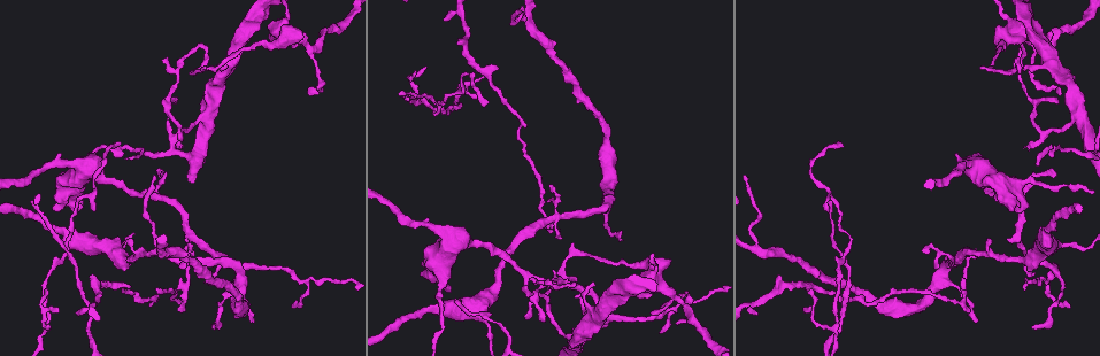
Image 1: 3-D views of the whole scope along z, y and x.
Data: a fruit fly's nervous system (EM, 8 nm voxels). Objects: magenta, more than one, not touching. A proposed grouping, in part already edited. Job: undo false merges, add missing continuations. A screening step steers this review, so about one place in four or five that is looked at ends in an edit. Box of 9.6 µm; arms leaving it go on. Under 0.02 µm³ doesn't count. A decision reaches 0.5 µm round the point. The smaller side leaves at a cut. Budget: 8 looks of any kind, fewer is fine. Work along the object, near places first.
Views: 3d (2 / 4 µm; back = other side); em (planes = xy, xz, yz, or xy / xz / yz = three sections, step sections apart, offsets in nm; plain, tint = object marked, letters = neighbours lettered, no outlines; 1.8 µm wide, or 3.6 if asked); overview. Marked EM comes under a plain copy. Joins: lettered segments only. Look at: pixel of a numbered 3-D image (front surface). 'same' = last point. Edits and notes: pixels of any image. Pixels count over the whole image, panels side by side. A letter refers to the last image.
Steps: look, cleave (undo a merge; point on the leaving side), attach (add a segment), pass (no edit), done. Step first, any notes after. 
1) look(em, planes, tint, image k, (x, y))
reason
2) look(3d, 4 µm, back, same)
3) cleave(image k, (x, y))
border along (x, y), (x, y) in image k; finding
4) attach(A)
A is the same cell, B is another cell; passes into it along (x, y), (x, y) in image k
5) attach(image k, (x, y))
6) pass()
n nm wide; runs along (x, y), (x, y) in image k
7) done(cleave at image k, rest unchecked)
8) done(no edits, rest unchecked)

look(em, yz, step 8, letters, image 1, (659, 333))
thin end

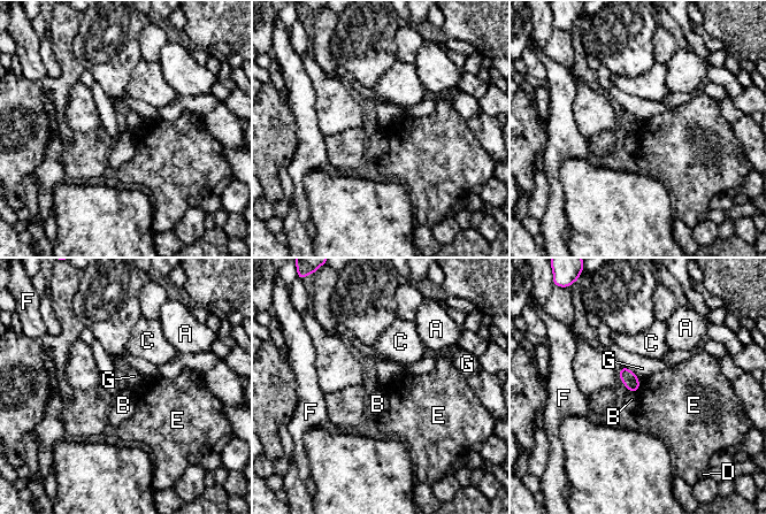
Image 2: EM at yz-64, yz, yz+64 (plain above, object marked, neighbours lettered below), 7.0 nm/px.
pass()
A, B, C, D, E, F and G are other cells; border along (625, 366), (638, 381) in image 2; none of them fits

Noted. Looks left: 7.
look(em, xy, step 8, tint, image 1, (68, 255))
arms part here

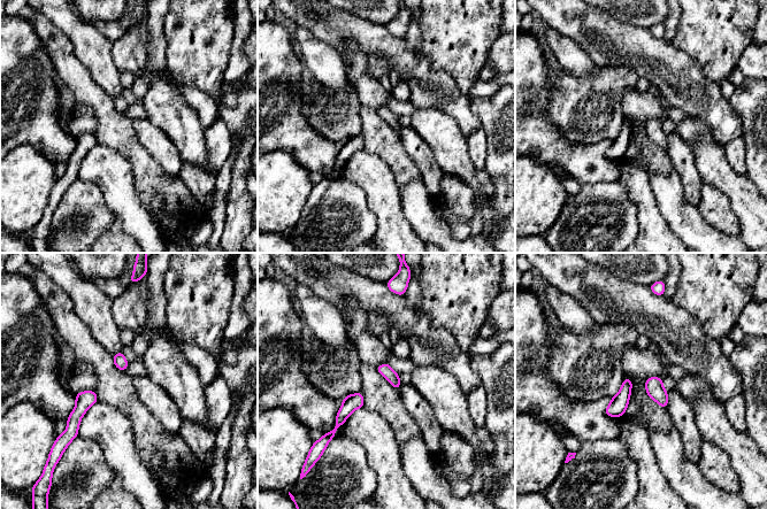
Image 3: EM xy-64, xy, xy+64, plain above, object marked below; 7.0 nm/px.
look(em, planes, letters, same)

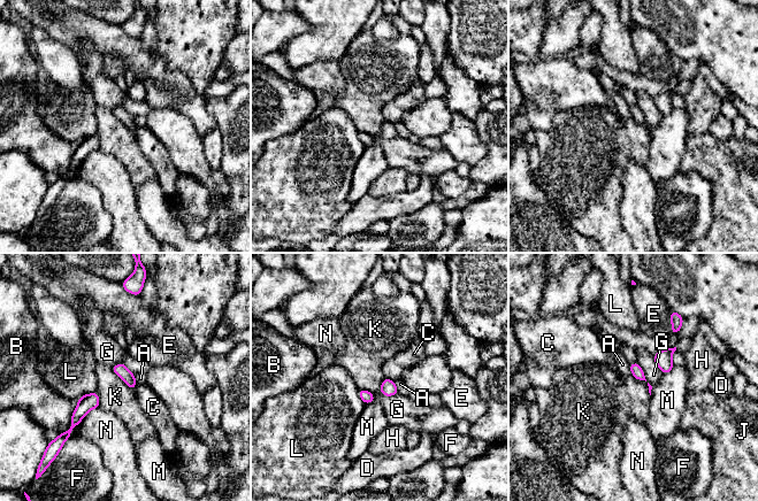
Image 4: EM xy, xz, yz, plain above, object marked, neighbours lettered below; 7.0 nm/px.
pass()
A, B, C, D, E, F, G, H, J, K, L, M and N are other cells; one neuron here

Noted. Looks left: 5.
look(em, xy, step 8, letters, image 1, (556, 220))
branch point

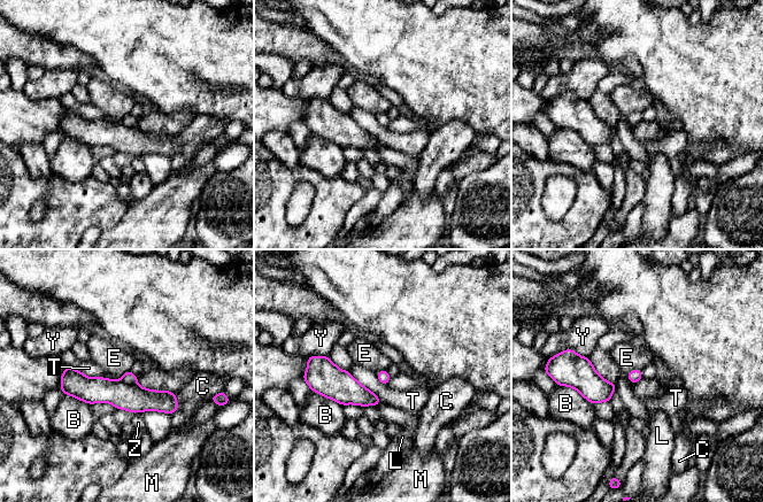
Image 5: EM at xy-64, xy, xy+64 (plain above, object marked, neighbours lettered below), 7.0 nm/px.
cleave(image 5, (129, 378))
T touches over 400 nm; B, C, E, L, M, T, Y and Z are other cells; border along (121, 378), (129, 384), (136, 383) in image 5; two neurons meet here

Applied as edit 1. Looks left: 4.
look(em, planes, letters, image 1, (1001, 70))
sharp bend

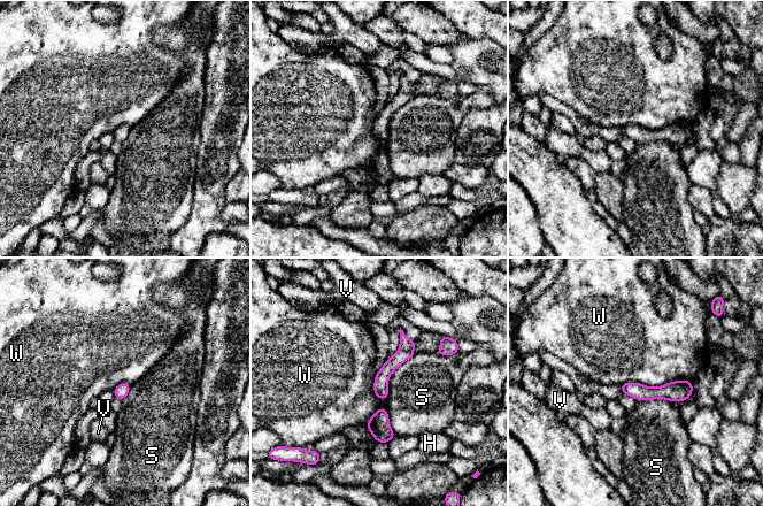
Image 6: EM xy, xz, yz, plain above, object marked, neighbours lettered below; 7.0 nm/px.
pass()
90 nm wide; H, S, V and W are other cells; continuous, no second neuron

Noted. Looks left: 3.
done(cleave at image 5, rest unchecked)

